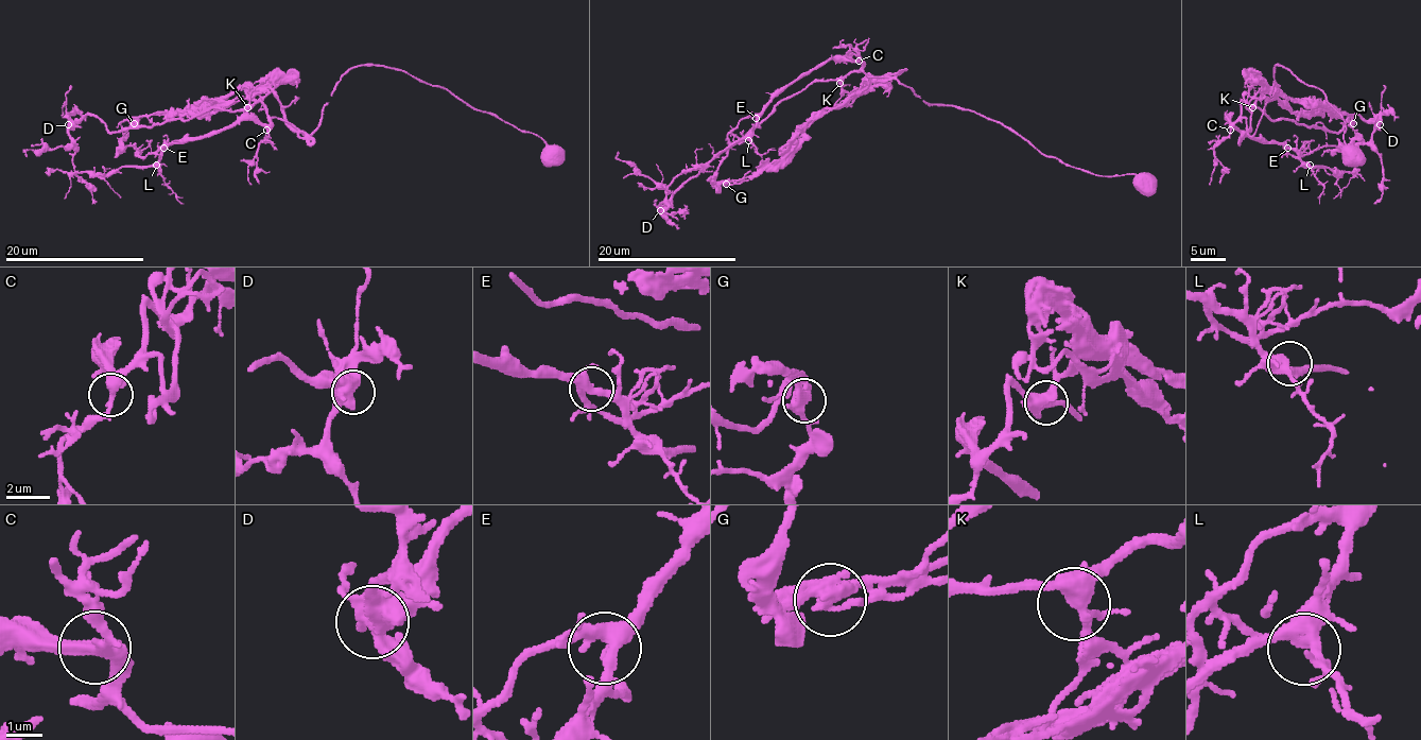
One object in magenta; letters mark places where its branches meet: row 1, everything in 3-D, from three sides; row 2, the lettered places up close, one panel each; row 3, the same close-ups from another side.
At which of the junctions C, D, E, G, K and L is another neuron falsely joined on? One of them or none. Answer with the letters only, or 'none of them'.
G

